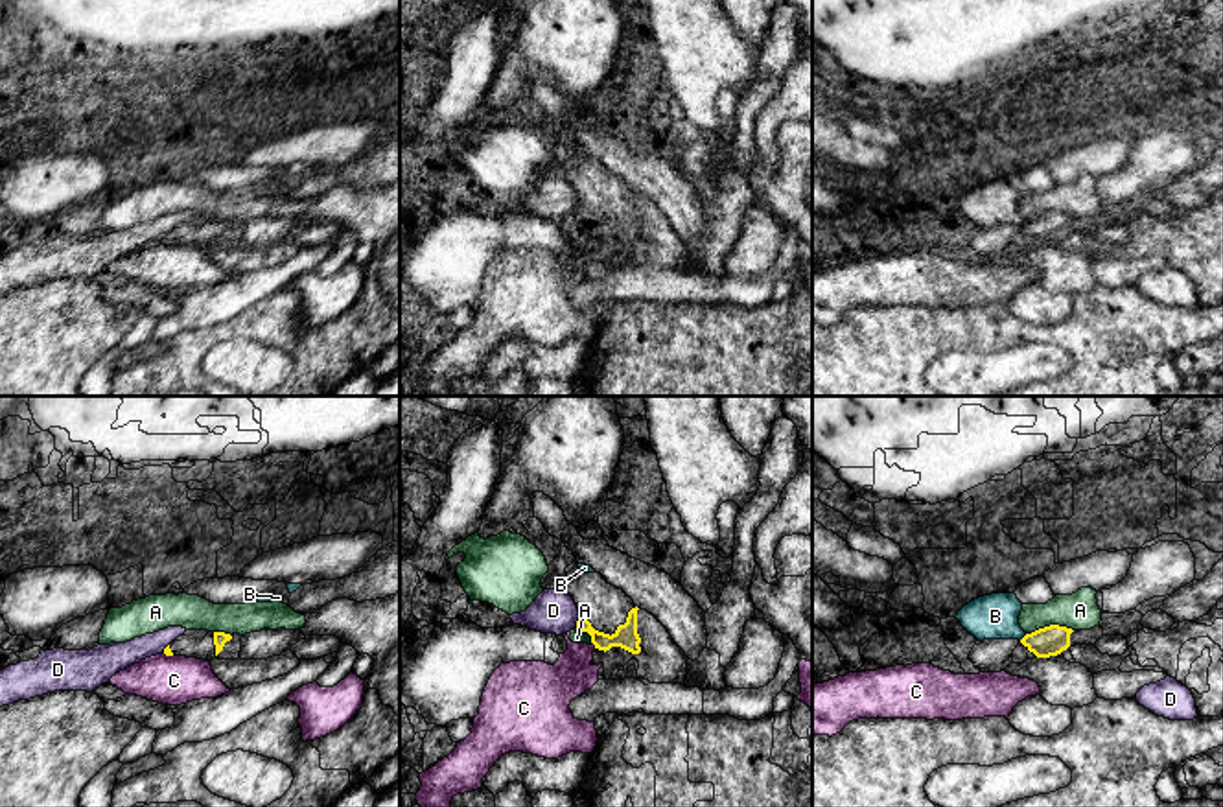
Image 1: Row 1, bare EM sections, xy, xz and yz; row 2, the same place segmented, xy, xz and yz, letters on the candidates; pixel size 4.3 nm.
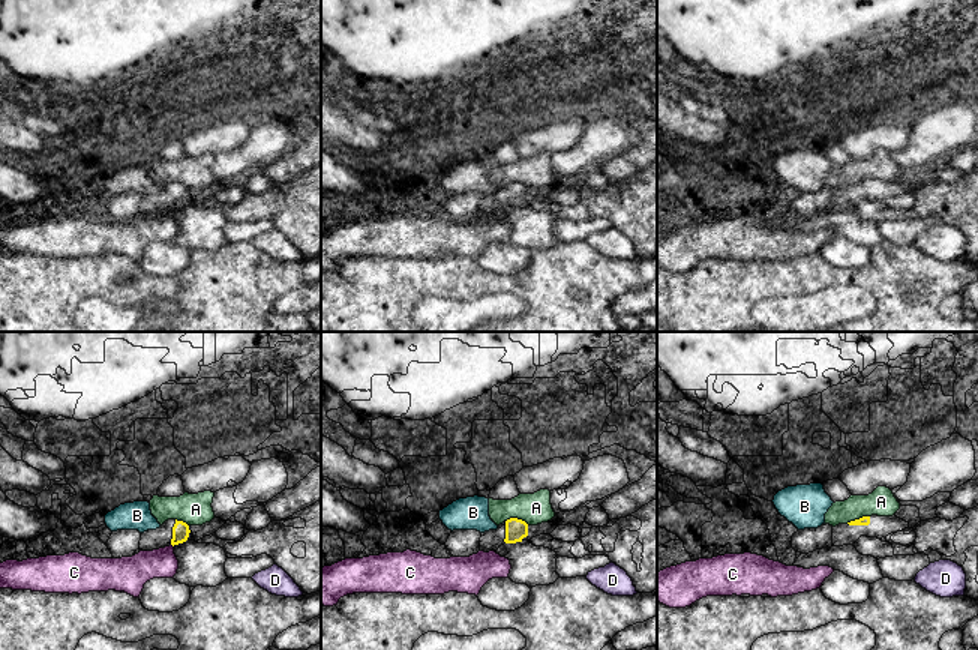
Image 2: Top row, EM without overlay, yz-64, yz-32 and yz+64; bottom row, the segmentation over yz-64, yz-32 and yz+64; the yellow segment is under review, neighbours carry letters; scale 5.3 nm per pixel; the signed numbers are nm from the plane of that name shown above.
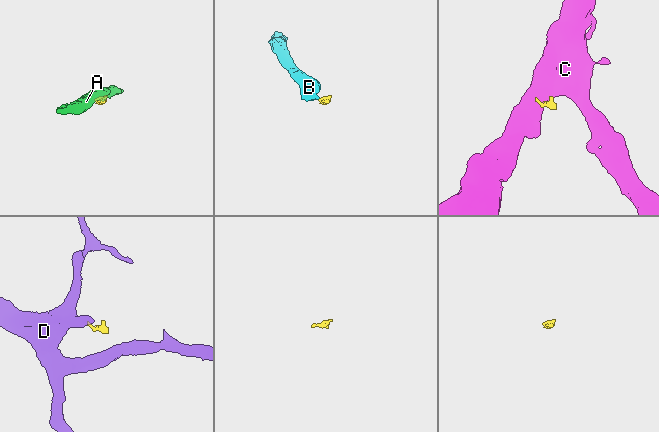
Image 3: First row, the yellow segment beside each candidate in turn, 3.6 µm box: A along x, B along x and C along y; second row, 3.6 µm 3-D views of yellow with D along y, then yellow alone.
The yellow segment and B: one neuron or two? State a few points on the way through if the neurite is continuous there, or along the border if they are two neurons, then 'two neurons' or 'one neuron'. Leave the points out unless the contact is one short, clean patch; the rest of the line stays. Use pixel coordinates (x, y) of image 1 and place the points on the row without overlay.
border yz (1026, 222), (1019, 227); two neurons

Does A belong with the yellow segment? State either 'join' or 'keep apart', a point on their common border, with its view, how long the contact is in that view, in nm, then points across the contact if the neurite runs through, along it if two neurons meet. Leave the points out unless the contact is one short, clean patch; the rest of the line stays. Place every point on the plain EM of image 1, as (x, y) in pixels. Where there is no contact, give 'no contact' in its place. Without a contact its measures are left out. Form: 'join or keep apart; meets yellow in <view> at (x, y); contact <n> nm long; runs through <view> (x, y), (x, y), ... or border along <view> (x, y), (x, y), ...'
keep apart; meets yellow in yz at (1050, 212); contact 200 nm long; border along yz (1072, 216), (1045, 212), (1026, 222)

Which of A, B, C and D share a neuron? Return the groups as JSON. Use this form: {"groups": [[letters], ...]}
{"groups": [["A"], ["B", "D"], ["C"]]}

